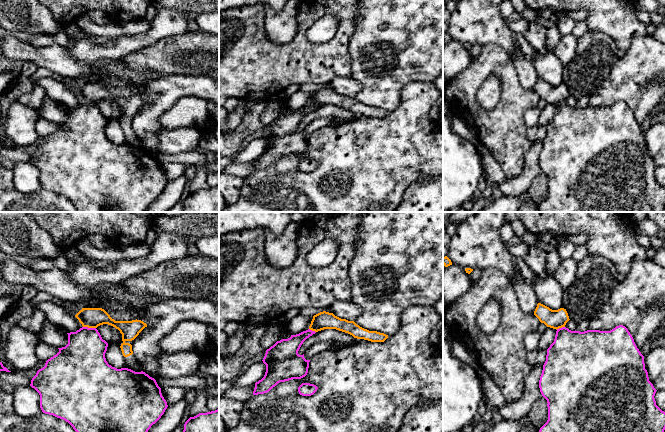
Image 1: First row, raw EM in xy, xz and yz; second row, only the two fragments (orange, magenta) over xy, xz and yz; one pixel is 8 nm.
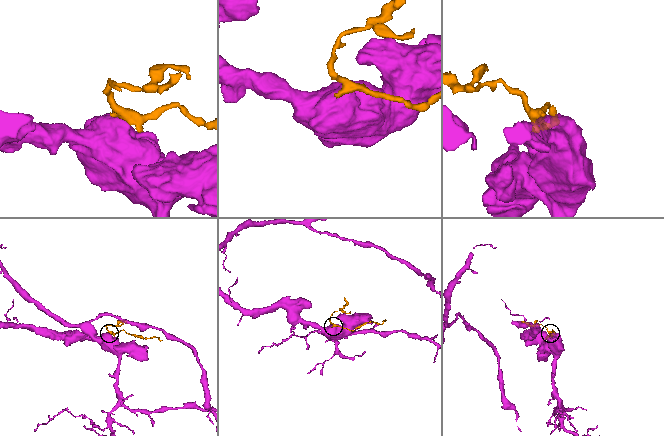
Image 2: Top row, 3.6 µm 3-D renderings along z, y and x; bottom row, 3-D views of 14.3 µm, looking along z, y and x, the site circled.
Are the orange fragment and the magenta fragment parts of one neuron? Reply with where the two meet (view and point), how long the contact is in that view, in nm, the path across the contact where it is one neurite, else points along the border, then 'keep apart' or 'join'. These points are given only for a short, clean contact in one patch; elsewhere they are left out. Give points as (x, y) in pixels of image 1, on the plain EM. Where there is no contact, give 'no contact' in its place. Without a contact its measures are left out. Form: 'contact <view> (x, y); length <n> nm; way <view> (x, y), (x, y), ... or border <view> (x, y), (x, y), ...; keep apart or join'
contact xy (89, 103); length 110 nm; border xy (83, 102), (95, 104); keep apart

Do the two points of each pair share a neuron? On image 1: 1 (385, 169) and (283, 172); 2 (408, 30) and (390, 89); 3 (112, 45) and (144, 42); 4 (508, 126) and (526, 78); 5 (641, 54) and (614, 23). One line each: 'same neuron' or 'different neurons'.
1: same neuron
2: same neuron
3: same neuron
4: different neurons
5: different neurons

